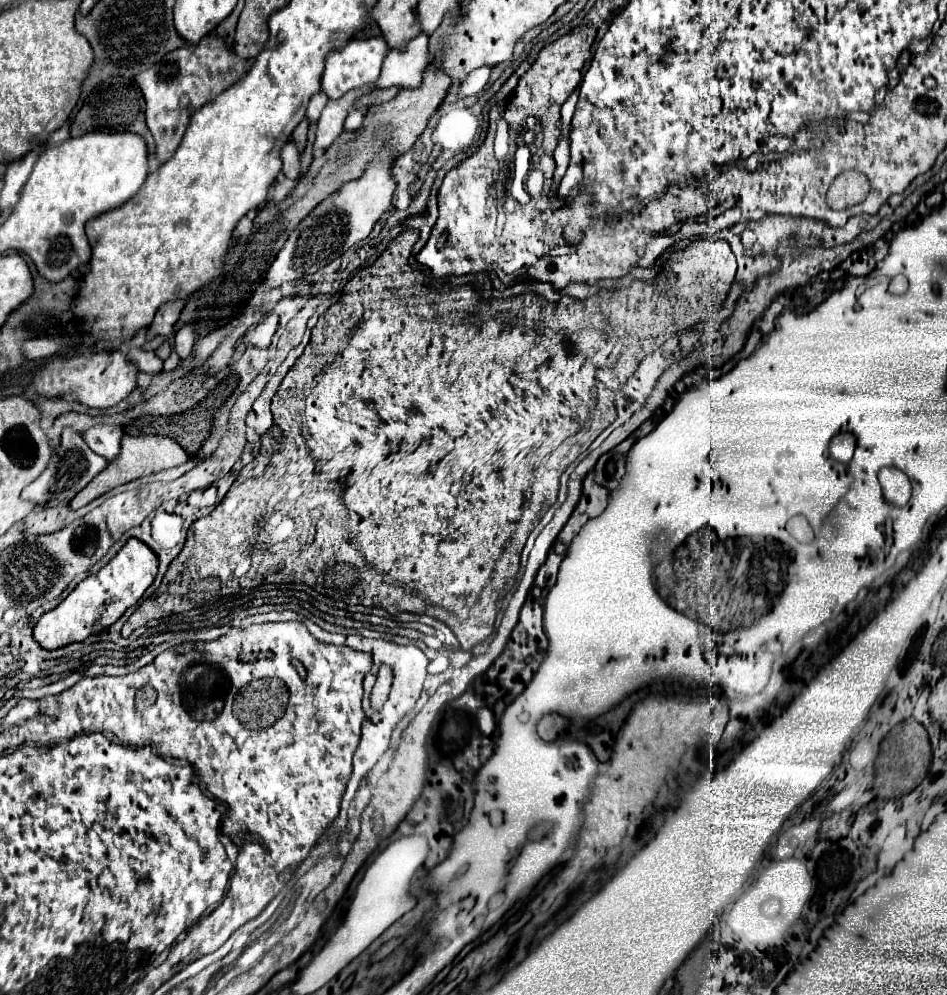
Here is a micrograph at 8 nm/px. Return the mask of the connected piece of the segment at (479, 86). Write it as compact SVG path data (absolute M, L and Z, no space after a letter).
M489 66L477 68L477 70L473 70L471 74L467 74L467 78L465 78L465 80L461 82L461 86L459 86L457 96L459 96L459 98L467 98L467 96L479 94L479 92L485 88L485 84L487 84L489 74L491 74L491 68L489 68Z

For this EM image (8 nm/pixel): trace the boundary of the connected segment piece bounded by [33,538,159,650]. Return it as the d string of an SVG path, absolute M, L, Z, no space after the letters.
M131 538L97 574L91 574L53 610L45 612L35 624L33 636L45 650L57 650L73 642L83 642L93 634L93 624L101 624L101 628L109 628L115 624L129 606L135 606L145 590L153 584L157 574L157 556L153 550L141 540Z

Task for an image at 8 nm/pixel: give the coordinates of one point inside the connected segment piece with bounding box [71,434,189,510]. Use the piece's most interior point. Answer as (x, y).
(140, 456)

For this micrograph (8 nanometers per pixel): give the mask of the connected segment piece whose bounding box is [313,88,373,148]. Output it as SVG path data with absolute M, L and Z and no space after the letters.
M373 88L367 90L351 90L347 92L343 98L339 100L329 100L327 106L321 112L321 118L317 122L317 136L315 136L315 148L329 148L333 144L333 140L343 132L343 122L349 114L349 110L353 108L353 102L371 92Z

